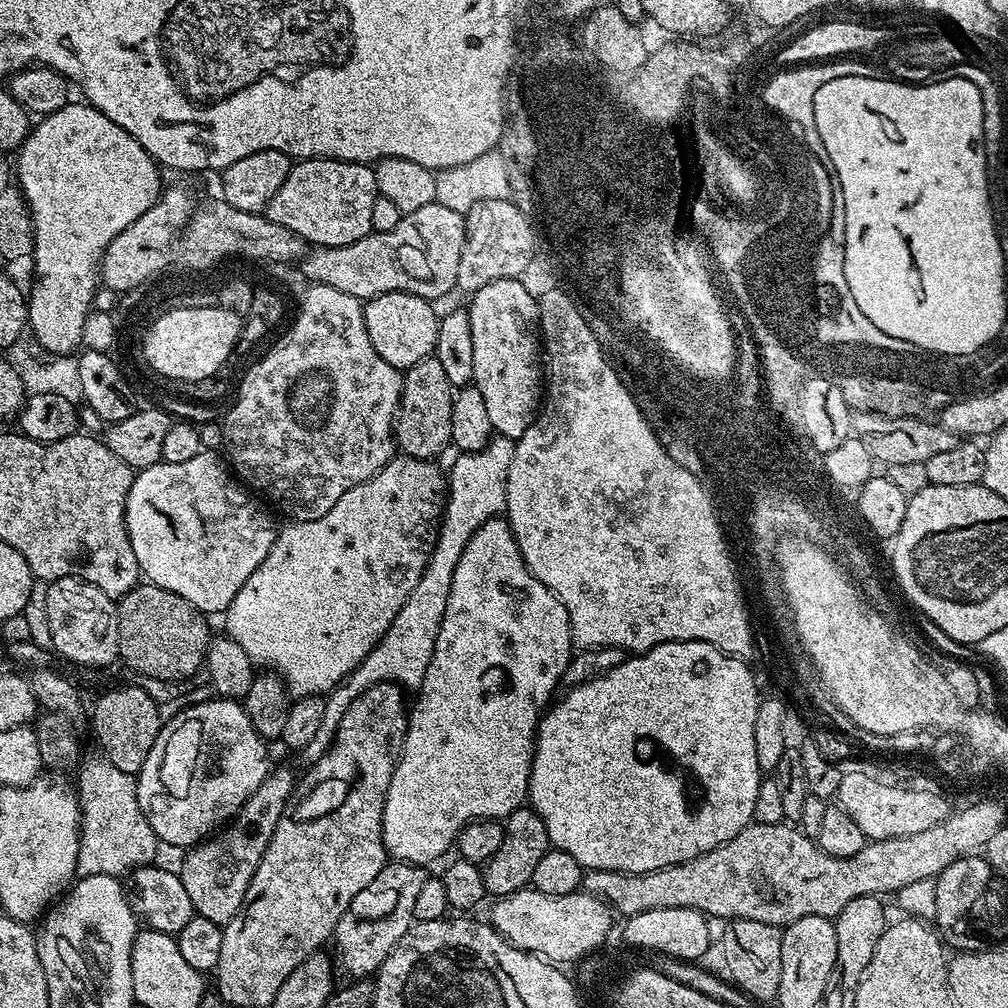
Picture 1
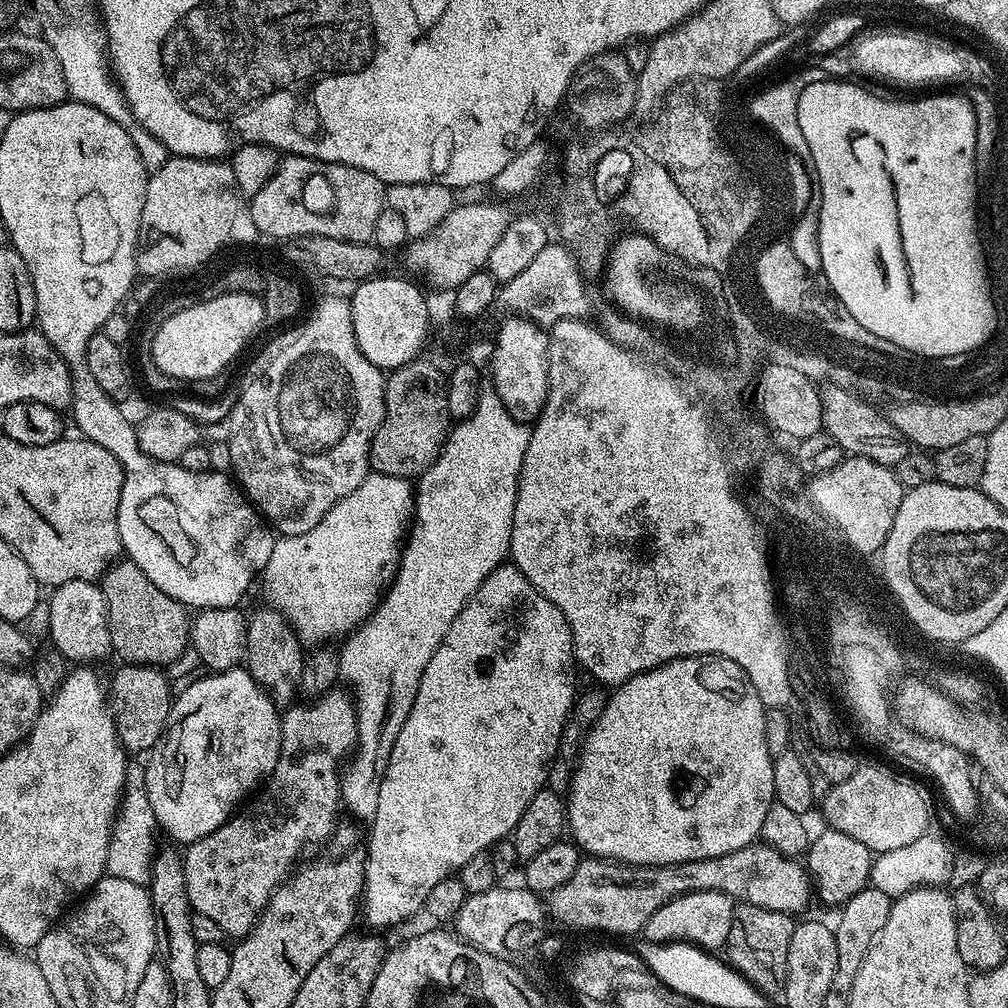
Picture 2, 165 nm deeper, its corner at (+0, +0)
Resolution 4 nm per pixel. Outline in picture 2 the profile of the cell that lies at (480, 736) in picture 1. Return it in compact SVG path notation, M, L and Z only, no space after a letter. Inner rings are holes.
M505 562L491 572L490 575L482 582L482 586L472 597L466 602L466 606L458 614L458 618L454 618L454 622L450 626L450 630L446 634L446 638L438 646L438 650L434 650L434 658L430 658L430 662L426 662L426 670L422 670L422 682L418 682L418 694L414 698L414 706L410 710L410 714L406 718L406 722L402 726L402 730L398 730L398 742L394 742L394 750L390 750L390 762L384 771L380 789L378 790L378 804L376 820L373 821L371 831L368 834L368 860L365 862L364 874L364 891L362 893L362 916L368 919L368 924L372 928L392 928L395 924L400 924L403 920L408 920L416 911L424 908L426 898L430 894L430 890L434 890L434 886L438 886L438 882L442 882L442 878L459 873L462 866L466 866L466 862L470 862L470 858L474 858L474 854L489 851L493 846L500 843L501 840L511 837L512 831L518 826L518 818L522 818L526 806L530 806L530 798L534 798L534 794L538 794L549 783L548 767L555 761L559 753L560 739L564 729L567 728L569 719L572 714L572 705L576 703L578 695L578 687L576 688L576 672L578 673L578 665L576 663L576 653L572 651L572 631L566 622L566 618L562 614L562 610L558 610L558 606L554 606L554 602L550 602L534 587L534 585L516 569L516 565L511 562Z

